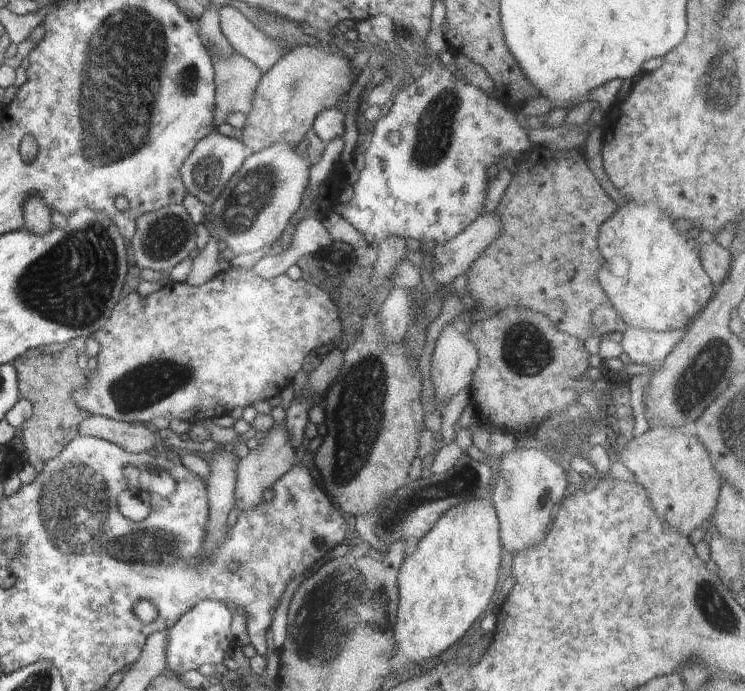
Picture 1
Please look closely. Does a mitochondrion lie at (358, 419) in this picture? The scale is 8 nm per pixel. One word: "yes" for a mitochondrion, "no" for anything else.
yes

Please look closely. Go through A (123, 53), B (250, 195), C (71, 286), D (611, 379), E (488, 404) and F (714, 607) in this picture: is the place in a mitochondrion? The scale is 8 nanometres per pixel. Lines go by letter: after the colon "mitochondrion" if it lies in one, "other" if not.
A: mitochondrion
B: mitochondrion
C: mitochondrion
D: other
E: other
F: mitochondrion

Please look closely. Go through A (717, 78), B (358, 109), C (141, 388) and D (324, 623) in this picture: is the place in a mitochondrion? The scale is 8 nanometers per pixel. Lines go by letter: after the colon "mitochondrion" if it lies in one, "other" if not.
A: mitochondrion
B: other
C: mitochondrion
D: mitochondrion

